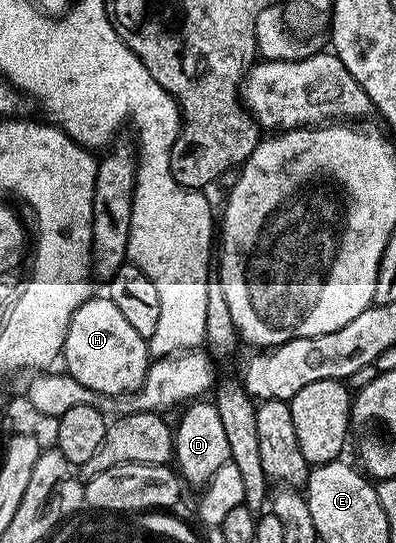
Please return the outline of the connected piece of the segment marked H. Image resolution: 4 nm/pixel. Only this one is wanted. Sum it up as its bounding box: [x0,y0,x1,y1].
[61,298,152,397]

